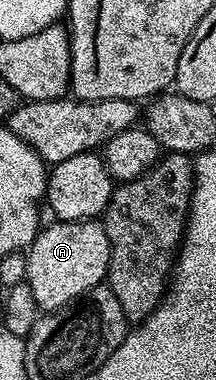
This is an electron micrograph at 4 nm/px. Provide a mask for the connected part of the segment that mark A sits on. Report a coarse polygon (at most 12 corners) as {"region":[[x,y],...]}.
{"region":[[100,221],[46,225],[25,282],[48,312],[102,285]]}

